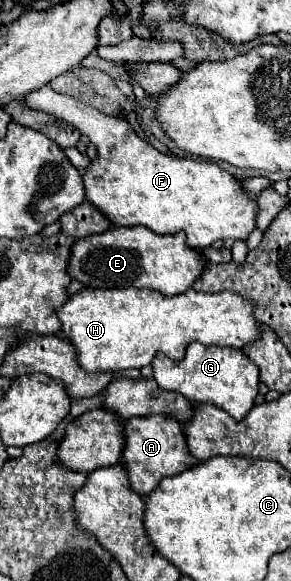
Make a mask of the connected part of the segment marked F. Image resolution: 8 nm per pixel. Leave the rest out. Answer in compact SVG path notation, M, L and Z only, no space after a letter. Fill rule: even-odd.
M49 85L29 93L29 97L23 97L23 99L31 109L53 113L53 115L61 117L65 123L75 125L97 147L99 157L95 161L91 161L87 173L83 175L85 193L87 193L87 201L91 201L93 205L99 205L99 209L103 209L103 213L107 213L107 217L111 219L113 225L119 225L119 227L121 225L145 225L159 235L171 235L177 231L185 231L187 245L193 249L209 247L217 239L247 241L249 233L257 227L257 223L255 223L257 213L259 213L257 199L251 199L247 195L247 191L241 187L241 181L237 181L231 173L223 171L219 165L179 157L173 153L161 153L147 141L143 141L135 133L135 129L129 125L127 119L105 115L99 109L95 109L83 101L71 99L67 95L59 95Z

